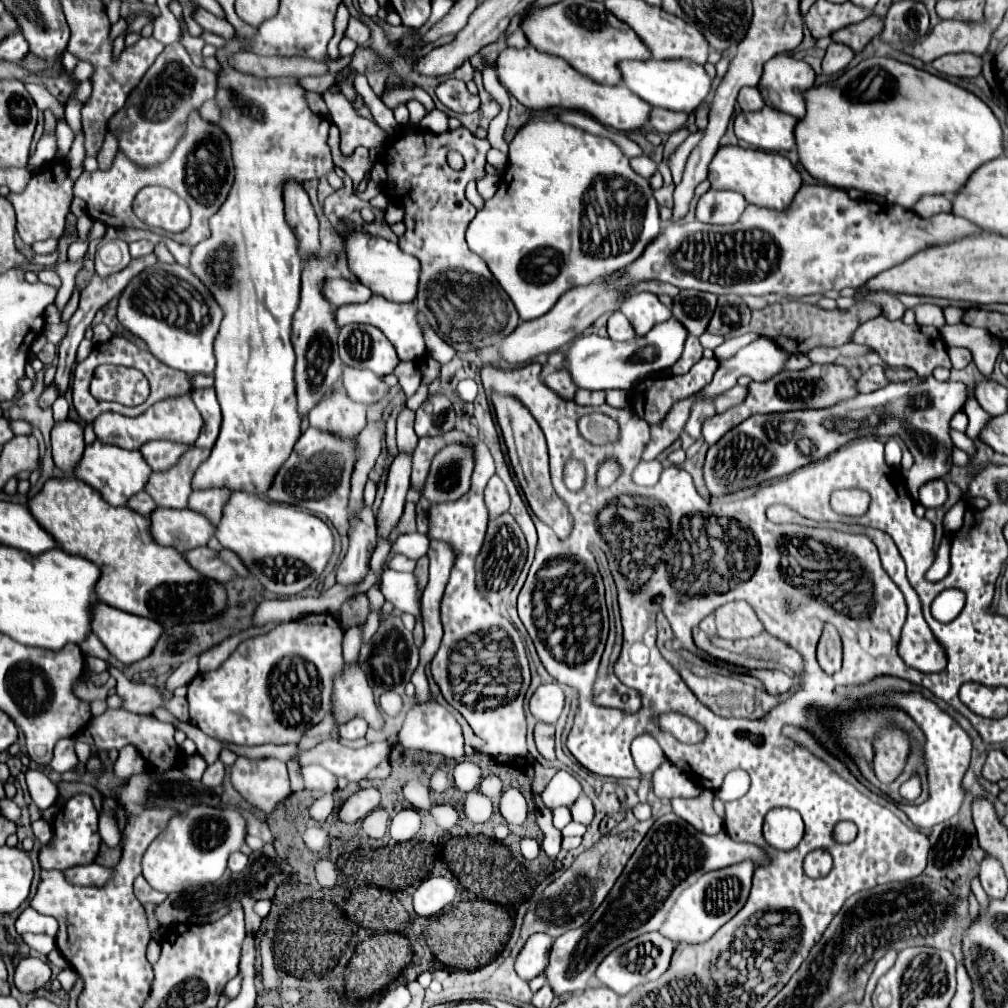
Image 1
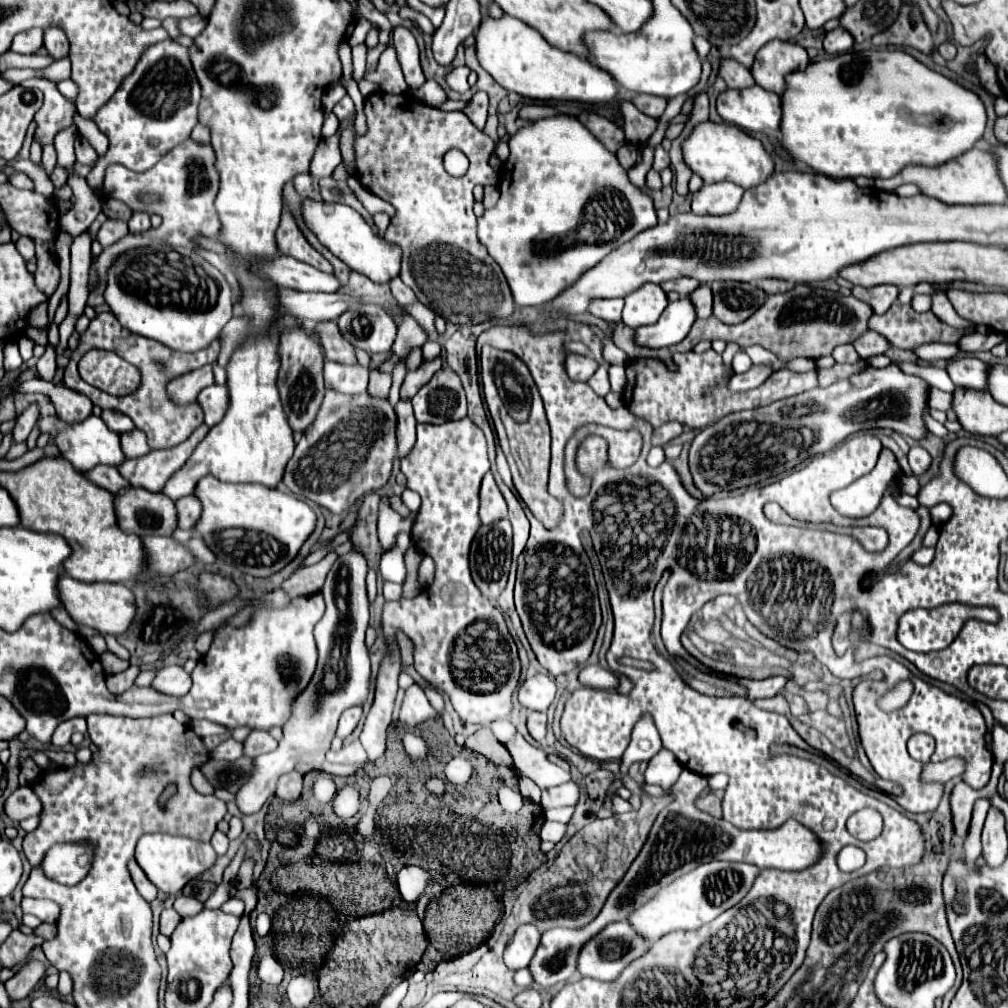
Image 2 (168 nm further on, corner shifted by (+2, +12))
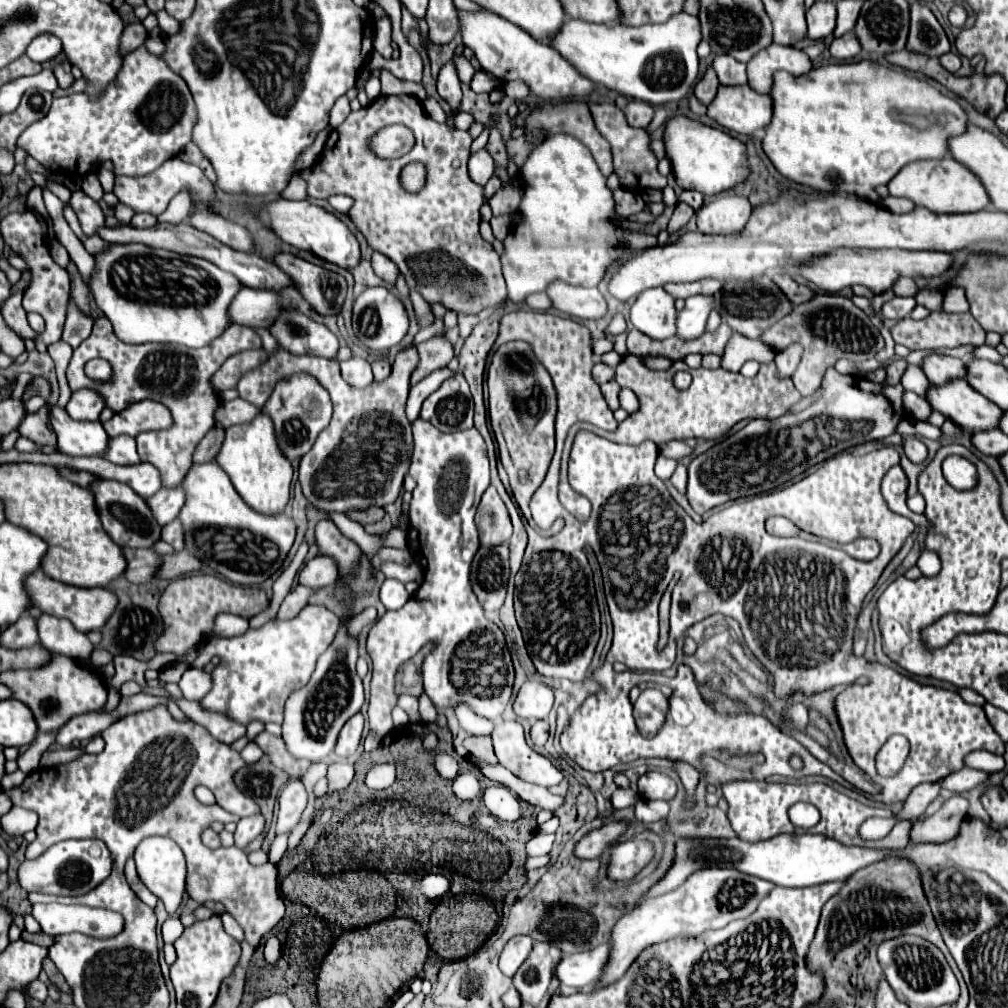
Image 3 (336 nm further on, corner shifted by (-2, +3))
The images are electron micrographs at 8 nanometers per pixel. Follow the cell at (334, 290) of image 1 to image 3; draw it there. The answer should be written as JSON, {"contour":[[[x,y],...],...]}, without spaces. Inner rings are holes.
{"contour":[[[158,222],[154,228],[144,228],[144,230],[138,230],[138,228],[132,228],[132,226],[116,226],[116,228],[100,228],[96,232],[102,240],[110,242],[110,244],[128,244],[128,242],[142,242],[146,246],[152,246],[152,248],[164,248],[164,250],[172,250],[176,254],[190,254],[190,256],[200,256],[204,260],[210,260],[212,264],[218,264],[218,268],[238,276],[238,280],[244,284],[244,286],[250,286],[250,288],[264,288],[264,290],[278,290],[278,288],[284,288],[284,286],[290,286],[290,278],[272,262],[260,258],[258,254],[246,254],[246,252],[238,252],[234,248],[228,248],[226,244],[214,240],[212,236],[208,236],[206,232],[200,232],[196,230],[194,226],[186,224],[186,222],[180,222],[180,224],[170,224],[170,222]]]}

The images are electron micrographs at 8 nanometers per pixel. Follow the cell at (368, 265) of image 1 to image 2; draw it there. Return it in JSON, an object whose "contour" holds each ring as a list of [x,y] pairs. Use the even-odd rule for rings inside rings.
{"contour":[[[304,201],[304,219],[308,227],[318,235],[318,239],[350,269],[366,275],[374,283],[390,283],[390,279],[400,275],[400,257],[402,249],[384,237],[378,237],[370,225],[362,219],[358,211],[342,203],[322,203],[322,201]]]}

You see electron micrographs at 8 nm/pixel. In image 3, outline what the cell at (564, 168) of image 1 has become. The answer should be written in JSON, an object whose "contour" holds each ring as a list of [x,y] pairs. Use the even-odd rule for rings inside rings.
{"contour":[[[556,134],[536,146],[522,166],[522,178],[526,182],[526,190],[522,196],[520,212],[524,214],[524,222],[514,228],[506,236],[504,254],[502,254],[502,270],[504,280],[508,286],[508,298],[512,302],[524,302],[528,294],[544,292],[546,286],[554,280],[564,280],[572,286],[592,288],[598,286],[606,268],[622,256],[616,248],[630,248],[630,250],[644,250],[656,244],[654,236],[640,234],[640,232],[624,232],[616,226],[614,218],[614,198],[612,190],[606,188],[606,178],[600,174],[590,150],[568,134]]]}

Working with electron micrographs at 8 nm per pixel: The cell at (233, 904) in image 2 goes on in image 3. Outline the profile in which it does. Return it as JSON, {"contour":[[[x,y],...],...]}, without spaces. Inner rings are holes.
{"contour":[[[222,914],[222,924],[224,924],[224,930],[232,936],[232,938],[236,938],[238,942],[242,942],[244,940],[244,932],[242,932],[242,928],[236,924],[236,920],[230,916],[230,914]]]}

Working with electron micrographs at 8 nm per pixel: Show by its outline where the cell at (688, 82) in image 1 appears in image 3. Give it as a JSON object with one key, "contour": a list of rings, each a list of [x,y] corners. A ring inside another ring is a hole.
{"contour":[[[676,14],[664,24],[644,24],[638,28],[630,26],[608,26],[608,24],[590,24],[584,20],[566,20],[562,24],[562,32],[550,40],[550,46],[560,52],[582,76],[596,84],[604,84],[610,90],[634,100],[642,100],[648,104],[666,104],[684,98],[698,80],[698,56],[696,46],[702,40],[700,24],[696,16],[690,14]]]}

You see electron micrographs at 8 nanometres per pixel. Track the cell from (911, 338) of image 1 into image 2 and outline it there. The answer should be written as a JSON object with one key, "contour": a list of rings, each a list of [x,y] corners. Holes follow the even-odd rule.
{"contour":[[[894,303],[886,313],[882,315],[872,315],[870,317],[870,329],[880,333],[882,337],[886,337],[890,341],[892,347],[898,347],[898,349],[906,349],[906,351],[912,351],[924,343],[956,343],[966,331],[960,331],[960,329],[954,329],[946,323],[942,323],[932,311],[926,311],[926,313],[916,313],[912,309],[912,305],[902,305],[902,303]]]}

